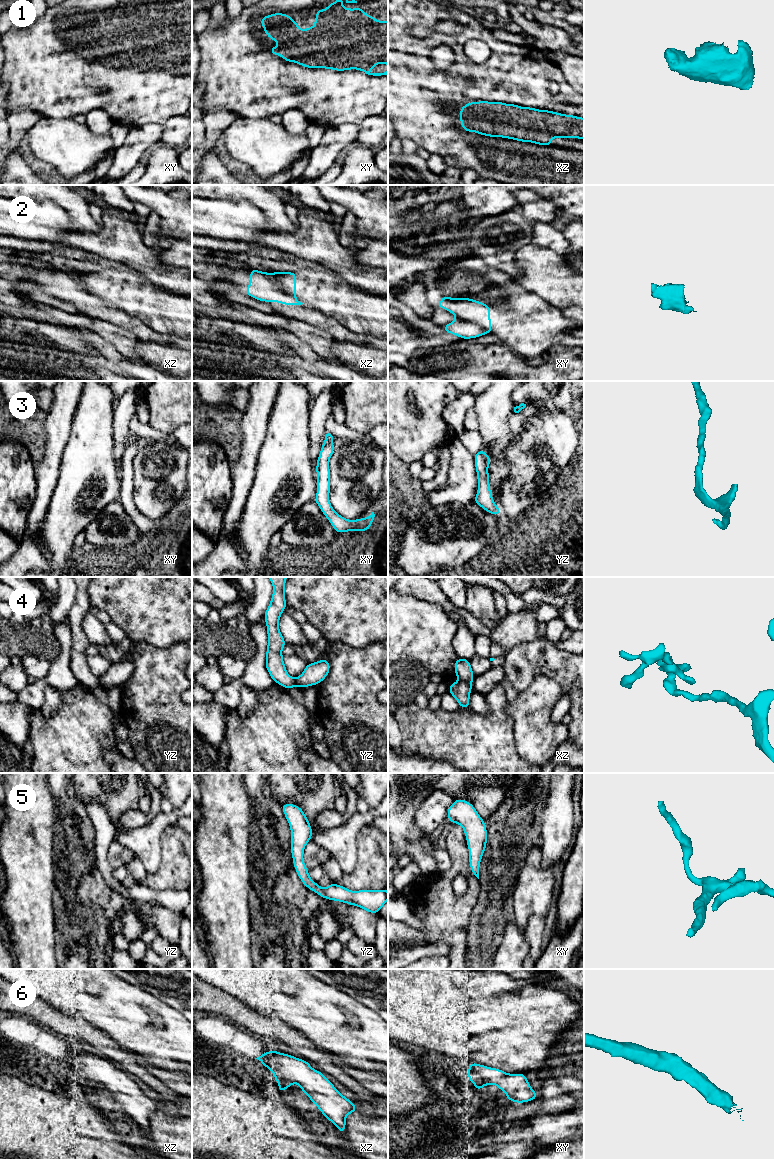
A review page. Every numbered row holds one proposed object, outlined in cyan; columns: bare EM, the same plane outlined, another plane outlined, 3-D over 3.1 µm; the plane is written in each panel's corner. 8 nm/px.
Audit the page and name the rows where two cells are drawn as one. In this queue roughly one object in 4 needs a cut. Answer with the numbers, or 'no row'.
2, 4

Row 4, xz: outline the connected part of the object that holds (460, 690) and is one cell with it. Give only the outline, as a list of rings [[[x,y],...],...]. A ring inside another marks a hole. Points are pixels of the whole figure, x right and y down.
[[[457,681],[449,686],[449,693],[457,700],[460,708],[470,708],[470,693],[472,691],[472,684]]]

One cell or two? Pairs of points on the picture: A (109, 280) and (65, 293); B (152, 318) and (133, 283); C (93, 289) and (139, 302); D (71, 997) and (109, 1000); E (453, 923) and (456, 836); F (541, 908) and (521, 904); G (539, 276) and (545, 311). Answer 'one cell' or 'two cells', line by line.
A: two cells
B: one cell
C: one cell
D: one cell
E: one cell
F: one cell
G: two cells

